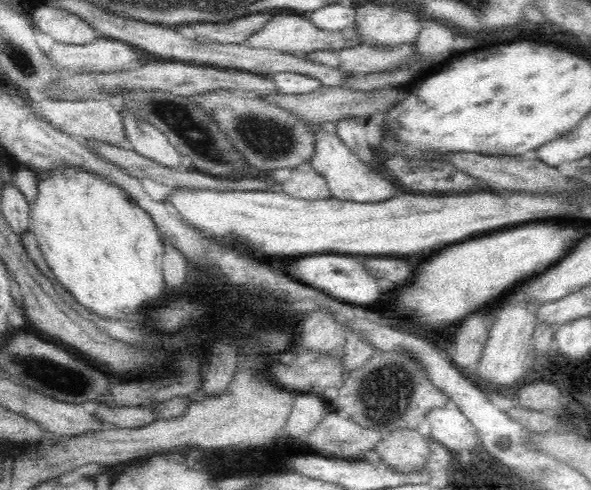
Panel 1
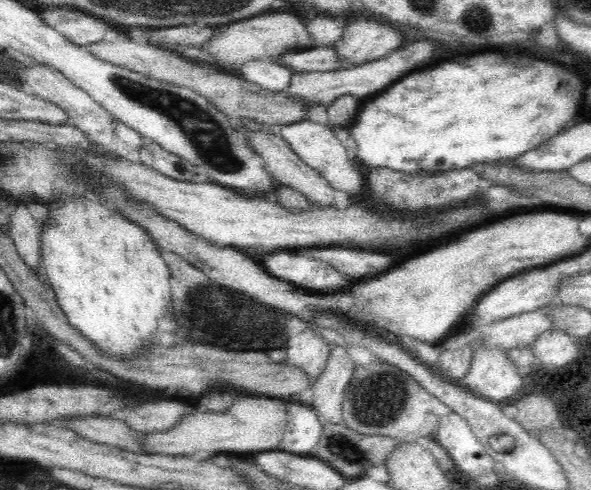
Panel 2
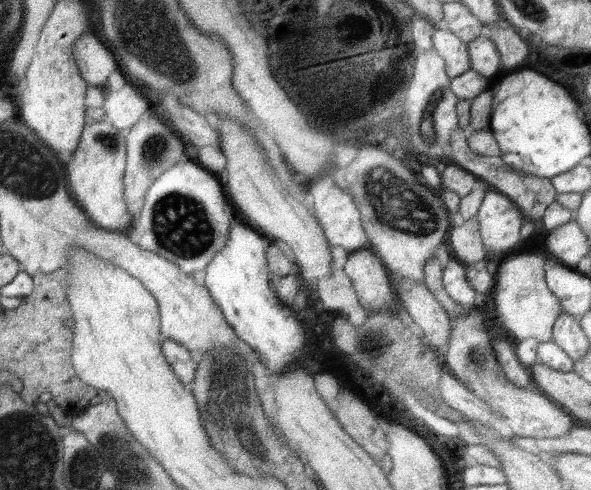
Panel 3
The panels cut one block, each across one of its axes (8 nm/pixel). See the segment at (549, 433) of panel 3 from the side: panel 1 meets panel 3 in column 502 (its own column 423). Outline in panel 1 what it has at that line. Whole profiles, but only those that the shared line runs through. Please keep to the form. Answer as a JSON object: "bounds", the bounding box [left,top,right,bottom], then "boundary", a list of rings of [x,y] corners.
{"bounds":[332,352,450,438],"boundary":[[[378,352],[362,368],[350,372],[344,386],[338,390],[332,410],[354,418],[364,430],[376,430],[382,438],[388,438],[394,430],[418,430],[432,408],[446,406],[450,406],[450,400],[442,394],[442,390],[436,390],[422,366],[408,354]]]}

